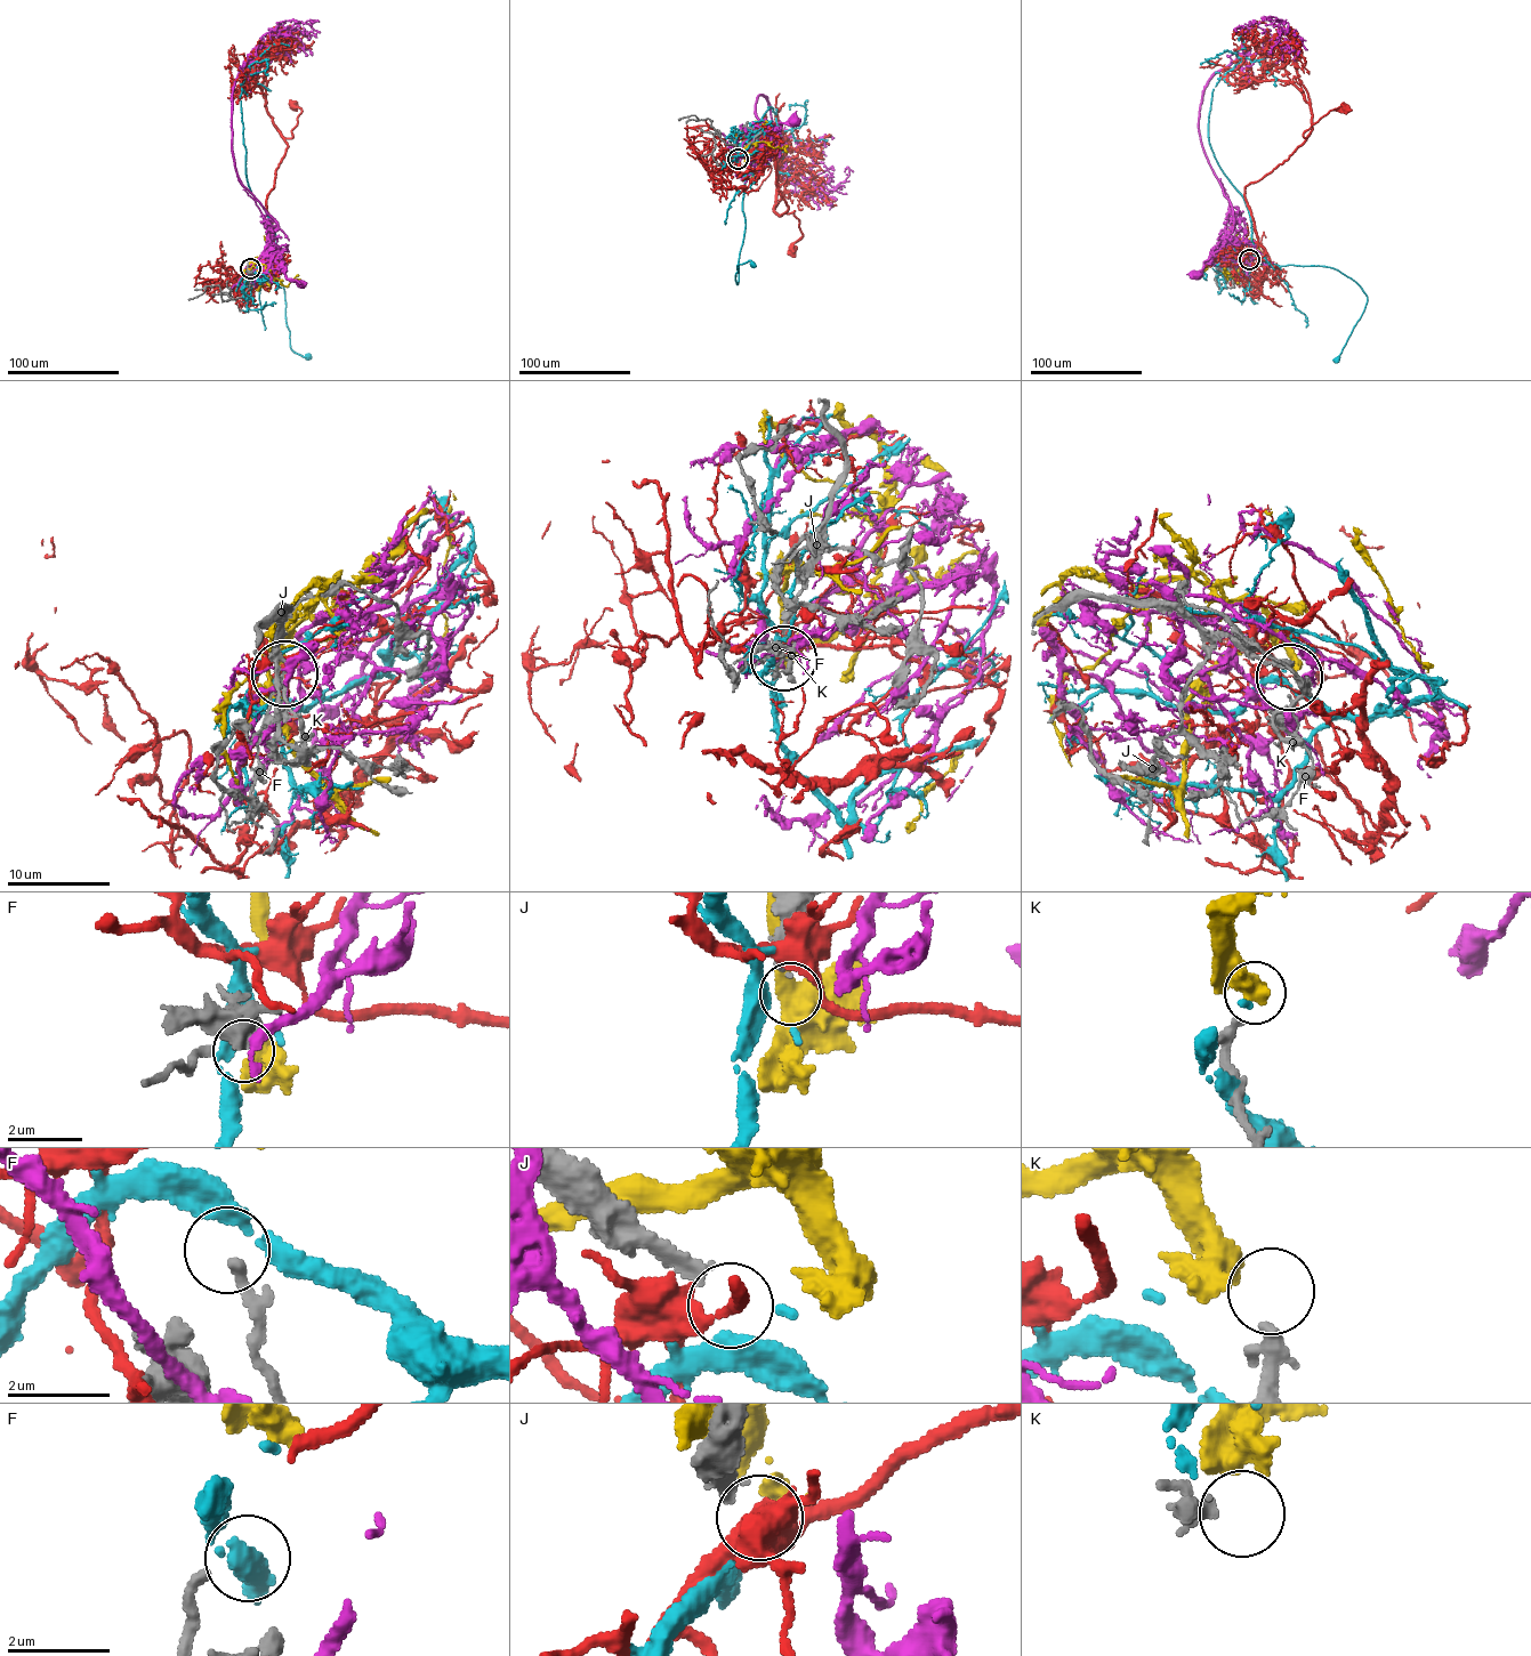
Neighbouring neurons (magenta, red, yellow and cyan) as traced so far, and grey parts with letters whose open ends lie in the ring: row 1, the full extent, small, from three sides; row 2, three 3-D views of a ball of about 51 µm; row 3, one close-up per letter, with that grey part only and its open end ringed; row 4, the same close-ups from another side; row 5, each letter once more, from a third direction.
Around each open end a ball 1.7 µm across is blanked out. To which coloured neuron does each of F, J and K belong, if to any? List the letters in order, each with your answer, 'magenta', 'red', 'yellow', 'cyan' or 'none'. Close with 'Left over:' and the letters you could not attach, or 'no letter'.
F: none
J: none
K: none
Left over: F, J, K

